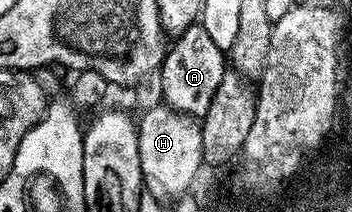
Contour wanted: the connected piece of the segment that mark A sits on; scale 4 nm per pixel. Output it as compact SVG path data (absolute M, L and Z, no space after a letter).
M198 22L190 24L180 36L174 37L172 44L175 45L166 49L163 63L157 72L159 84L163 87L163 96L167 99L164 100L166 107L187 116L201 118L205 110L209 110L209 102L213 102L217 86L221 86L225 71L225 53L209 39L205 26Z

